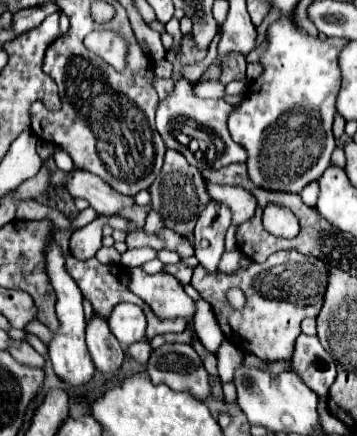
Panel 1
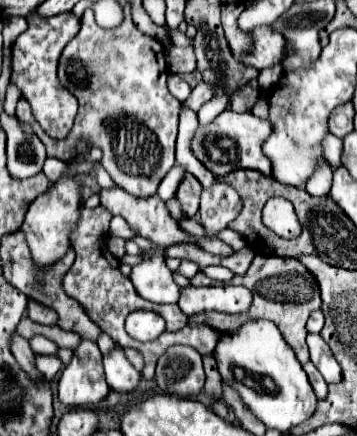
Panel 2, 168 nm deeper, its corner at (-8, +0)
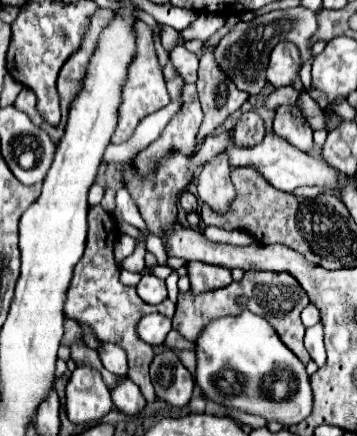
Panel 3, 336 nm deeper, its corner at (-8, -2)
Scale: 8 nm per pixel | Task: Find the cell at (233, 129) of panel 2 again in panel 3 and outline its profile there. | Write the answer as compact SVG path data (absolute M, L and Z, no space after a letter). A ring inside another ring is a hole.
M266 134L266 138L252 146L252 148L238 148L234 142L228 144L226 148L228 158L230 158L230 166L252 166L256 168L274 188L284 190L284 192L292 192L298 186L318 186L324 192L336 192L338 190L338 172L334 168L330 168L326 162L304 154L302 150L298 150L296 146L292 146L290 142L286 142L284 138L280 138L278 134Z

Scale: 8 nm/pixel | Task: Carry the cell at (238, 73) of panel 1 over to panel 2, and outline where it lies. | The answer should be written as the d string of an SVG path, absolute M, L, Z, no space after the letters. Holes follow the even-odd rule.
M248 84L248 86L242 86L240 90L232 92L230 108L236 110L236 112L248 112L254 106L256 100L258 100L258 86L256 84Z

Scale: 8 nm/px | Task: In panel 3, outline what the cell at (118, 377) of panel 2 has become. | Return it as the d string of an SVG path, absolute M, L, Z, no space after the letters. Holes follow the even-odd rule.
M120 378L118 386L112 390L112 402L116 410L126 416L136 416L146 406L146 400L140 394L140 388L128 378Z

